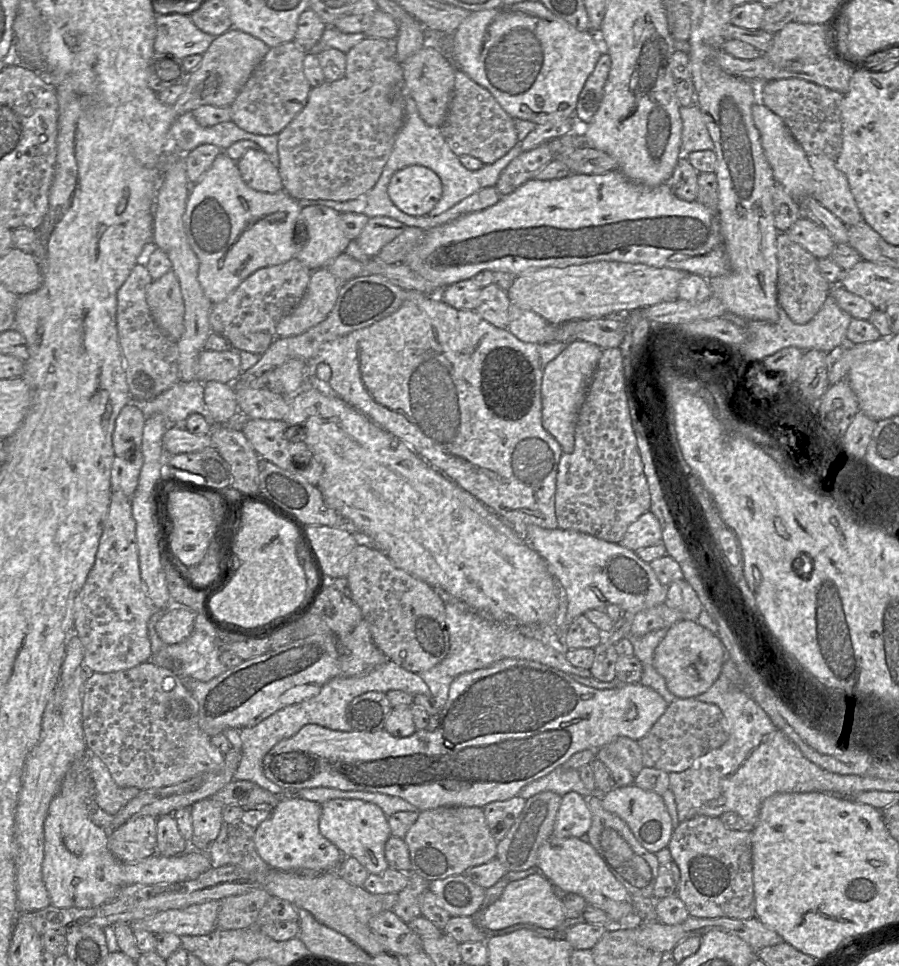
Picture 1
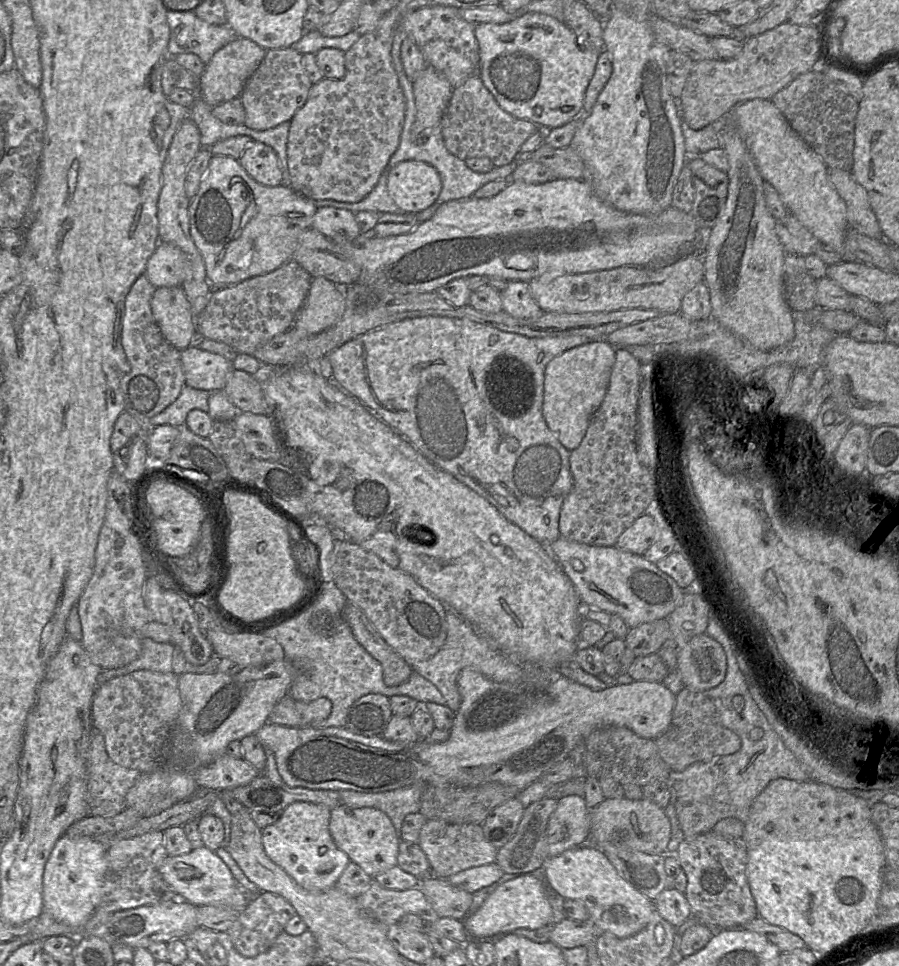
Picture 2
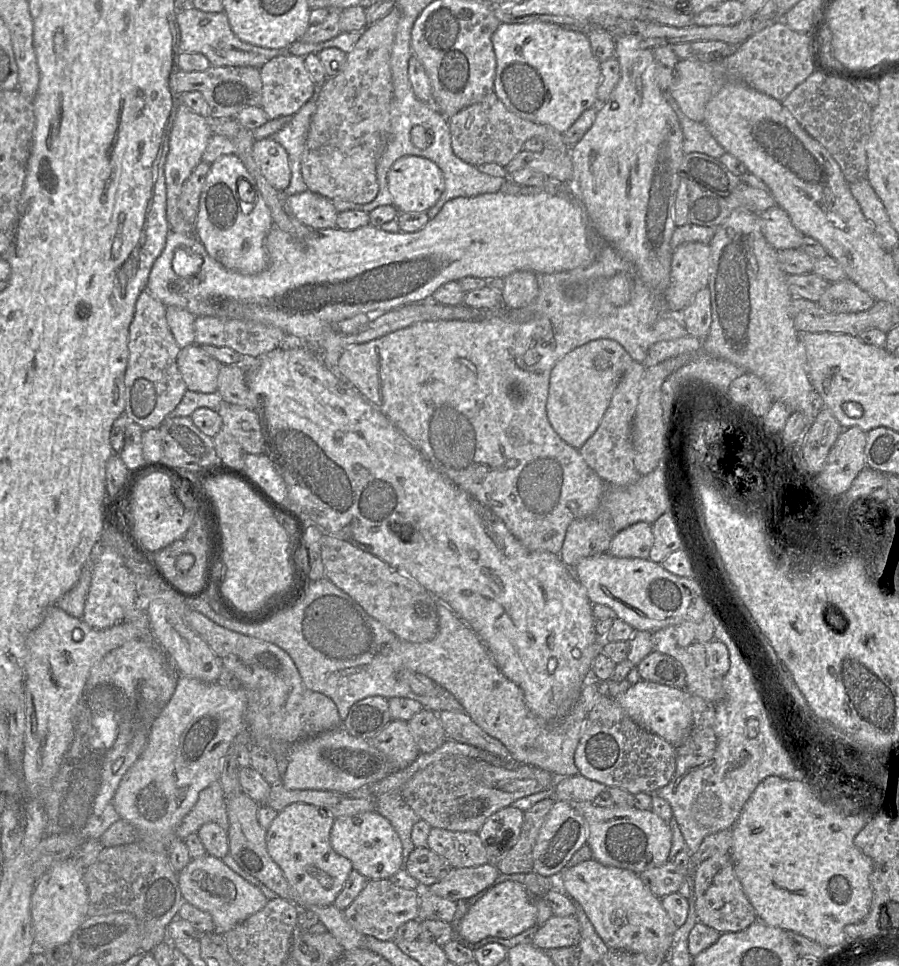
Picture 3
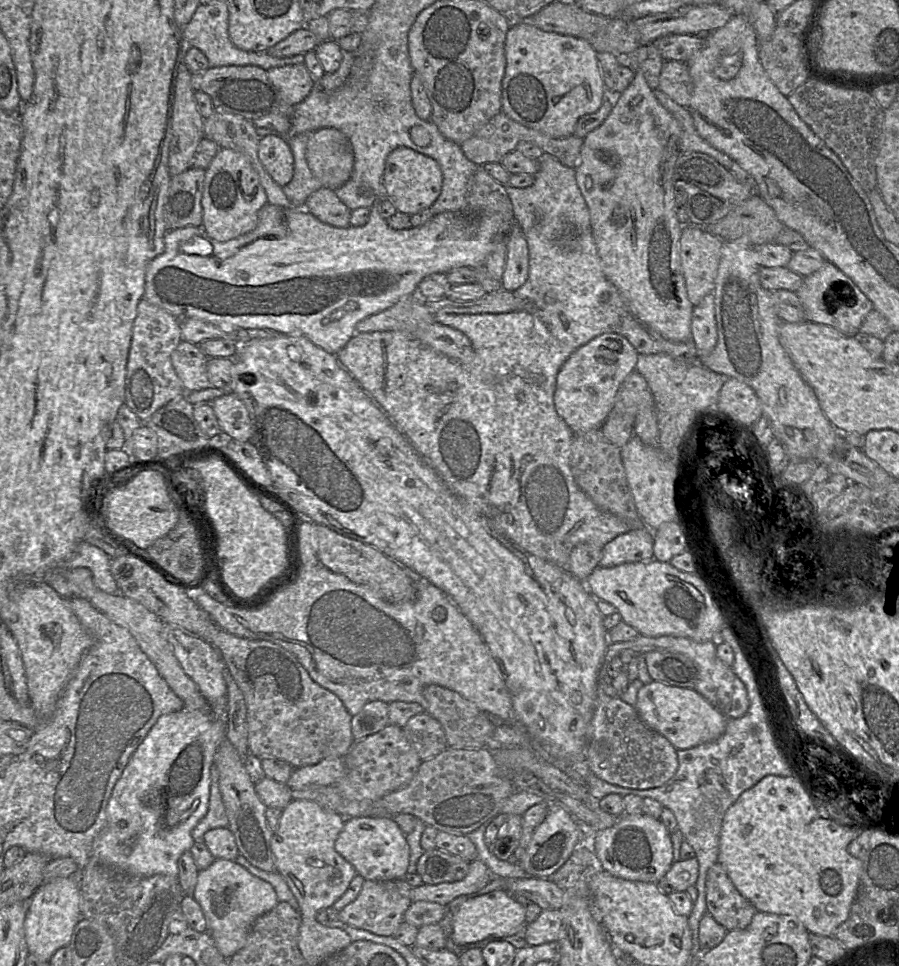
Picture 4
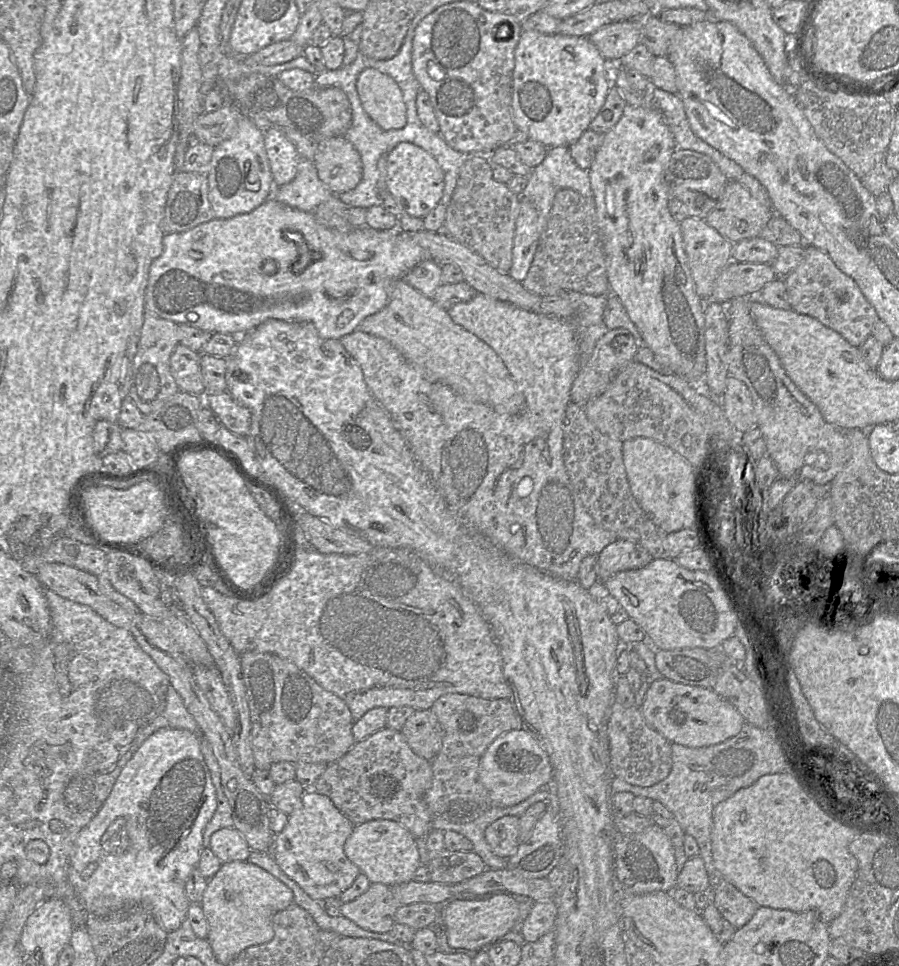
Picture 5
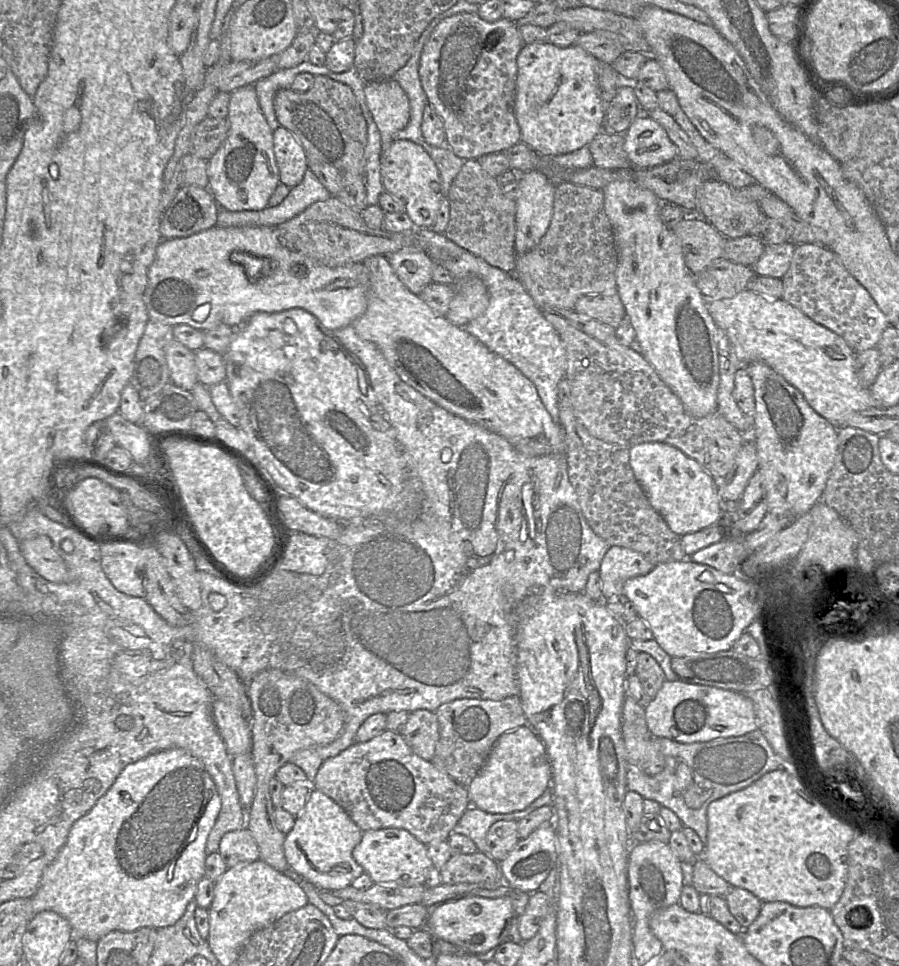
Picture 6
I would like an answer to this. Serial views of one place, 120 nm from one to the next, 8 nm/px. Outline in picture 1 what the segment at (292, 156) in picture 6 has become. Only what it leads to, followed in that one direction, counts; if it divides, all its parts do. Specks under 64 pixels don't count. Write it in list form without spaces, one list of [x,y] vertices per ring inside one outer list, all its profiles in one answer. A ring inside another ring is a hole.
[[[262,149],[247,151],[237,166],[243,181],[253,190],[276,193],[284,189],[278,168]]]

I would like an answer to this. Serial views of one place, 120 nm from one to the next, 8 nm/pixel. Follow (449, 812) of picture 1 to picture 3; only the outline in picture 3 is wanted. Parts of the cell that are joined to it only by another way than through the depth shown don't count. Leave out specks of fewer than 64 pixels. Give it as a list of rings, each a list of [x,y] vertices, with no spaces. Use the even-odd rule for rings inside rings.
[[[431,828],[427,847],[447,859],[453,868],[477,867],[490,862],[489,855],[476,832]]]

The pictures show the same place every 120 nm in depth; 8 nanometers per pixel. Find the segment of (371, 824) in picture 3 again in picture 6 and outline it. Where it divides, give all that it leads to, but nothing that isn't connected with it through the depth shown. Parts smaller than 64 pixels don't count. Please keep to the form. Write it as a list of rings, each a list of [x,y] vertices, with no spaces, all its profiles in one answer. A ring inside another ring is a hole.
[[[385,828],[363,832],[361,841],[352,851],[352,856],[364,869],[364,872],[370,876],[374,884],[382,885],[399,885],[405,887],[423,885],[427,878],[428,870],[433,866],[427,853],[427,845],[420,842],[407,830],[399,828]]]

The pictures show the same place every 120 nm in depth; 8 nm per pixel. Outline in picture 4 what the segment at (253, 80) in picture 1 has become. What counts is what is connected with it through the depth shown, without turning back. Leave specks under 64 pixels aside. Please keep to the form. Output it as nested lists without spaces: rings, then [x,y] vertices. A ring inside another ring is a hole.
[[[304,64],[284,65],[267,70],[268,79],[290,106],[303,102],[316,83]]]

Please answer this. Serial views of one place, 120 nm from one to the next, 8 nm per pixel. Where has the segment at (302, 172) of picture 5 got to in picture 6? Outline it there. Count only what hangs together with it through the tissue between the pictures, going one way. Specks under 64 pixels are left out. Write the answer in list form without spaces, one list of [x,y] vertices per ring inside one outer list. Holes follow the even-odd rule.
[[[308,168],[302,181],[290,189],[286,198],[278,205],[258,211],[229,211],[218,206],[217,226],[245,227],[277,225],[299,215],[306,208],[318,201],[332,197],[313,171]]]

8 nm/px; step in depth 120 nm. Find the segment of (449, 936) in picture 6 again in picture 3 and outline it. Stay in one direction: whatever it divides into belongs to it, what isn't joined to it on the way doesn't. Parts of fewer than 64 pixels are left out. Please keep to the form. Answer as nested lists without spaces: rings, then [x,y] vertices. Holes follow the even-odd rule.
[[[504,881],[492,887],[459,919],[457,942],[479,942],[488,937],[512,938],[533,927],[537,922],[537,908],[526,888],[516,881]]]

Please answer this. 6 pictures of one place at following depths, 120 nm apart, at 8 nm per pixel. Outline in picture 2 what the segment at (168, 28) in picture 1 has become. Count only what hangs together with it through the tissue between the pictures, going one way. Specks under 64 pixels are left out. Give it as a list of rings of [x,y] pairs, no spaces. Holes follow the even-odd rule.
[[[167,11],[170,37],[167,55],[196,54],[205,65],[215,52],[237,39],[237,33],[226,23],[211,25],[199,19],[194,11]]]

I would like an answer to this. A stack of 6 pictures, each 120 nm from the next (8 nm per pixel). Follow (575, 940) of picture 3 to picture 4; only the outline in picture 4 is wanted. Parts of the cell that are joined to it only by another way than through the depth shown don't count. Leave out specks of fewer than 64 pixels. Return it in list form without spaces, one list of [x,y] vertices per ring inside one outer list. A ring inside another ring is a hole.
[[[543,910],[526,932],[527,946],[559,941],[563,936],[563,914],[560,910]]]

